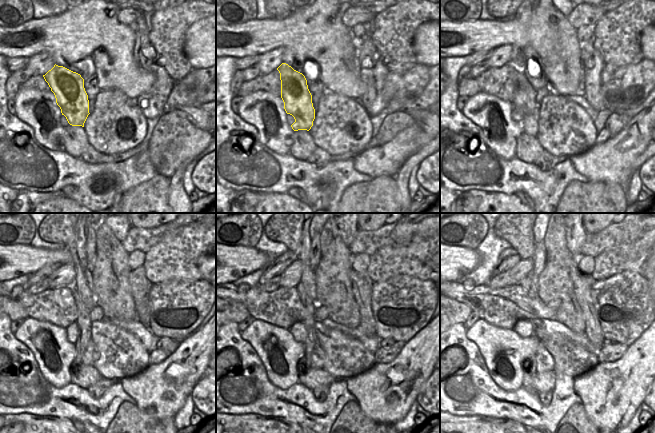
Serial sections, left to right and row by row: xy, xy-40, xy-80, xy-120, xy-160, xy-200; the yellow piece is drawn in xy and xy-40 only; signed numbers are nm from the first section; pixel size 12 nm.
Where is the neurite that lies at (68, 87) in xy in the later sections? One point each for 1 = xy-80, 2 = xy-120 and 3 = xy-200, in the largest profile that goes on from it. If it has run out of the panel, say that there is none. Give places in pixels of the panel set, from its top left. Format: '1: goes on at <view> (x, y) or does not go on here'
1: goes on at xy-80 (524, 96)
2: goes on at xy-120 (88, 357)
3: goes on at xy-200 (544, 361)

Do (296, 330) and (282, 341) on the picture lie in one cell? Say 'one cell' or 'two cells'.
two cells

